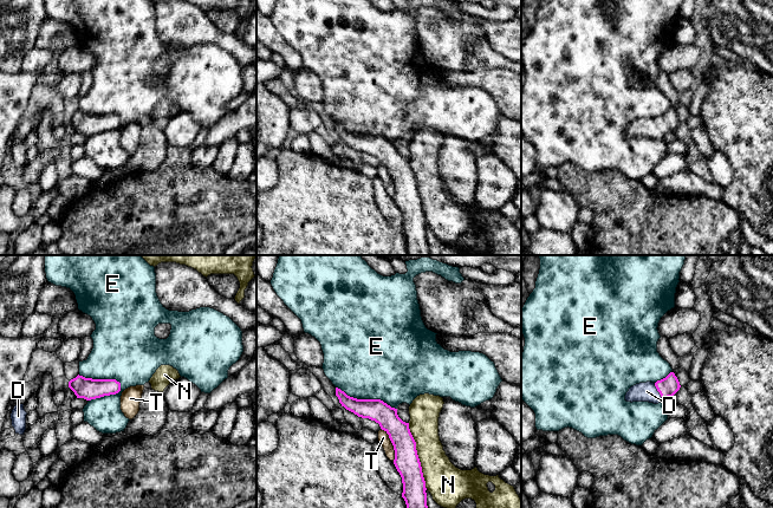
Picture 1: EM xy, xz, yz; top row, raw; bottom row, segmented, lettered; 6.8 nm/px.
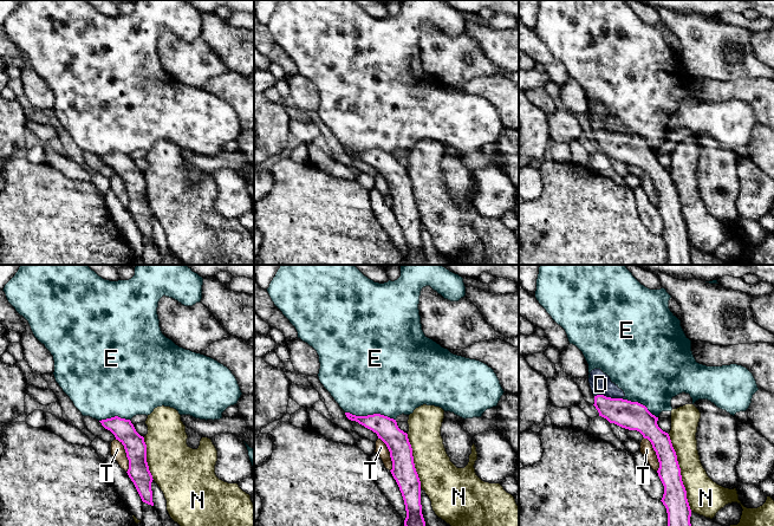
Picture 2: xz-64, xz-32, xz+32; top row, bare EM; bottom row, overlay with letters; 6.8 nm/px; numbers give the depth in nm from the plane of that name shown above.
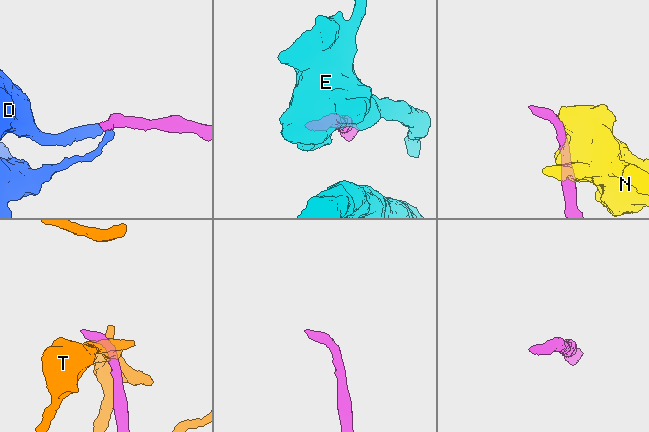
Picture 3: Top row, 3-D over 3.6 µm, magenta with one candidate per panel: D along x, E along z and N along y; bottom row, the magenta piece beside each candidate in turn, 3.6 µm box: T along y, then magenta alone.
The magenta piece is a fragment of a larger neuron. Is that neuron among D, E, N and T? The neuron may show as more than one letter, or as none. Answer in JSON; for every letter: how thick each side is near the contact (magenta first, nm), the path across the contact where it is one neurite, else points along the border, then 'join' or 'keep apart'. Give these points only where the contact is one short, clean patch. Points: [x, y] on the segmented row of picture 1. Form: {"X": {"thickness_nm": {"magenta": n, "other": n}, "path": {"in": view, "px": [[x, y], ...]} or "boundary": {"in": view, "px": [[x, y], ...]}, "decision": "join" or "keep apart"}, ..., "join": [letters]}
{"D": {"thickness_nm": {"magenta": 140, "other": 130}, "path": {"in": "yz", "px": [[668, 386], [657, 390], [647, 391]]}, "decision": "join"}, "E": {"thickness_nm": {"magenta": 150, "other": 420}, "decision": "keep apart"}, "N": {"thickness_nm": {"magenta": 170, "other": 240}, "decision": "keep apart"}, "T": {"thickness_nm": {"magenta": 170, "other": 80}, "decision": "keep apart"}, "join": ["D"]}

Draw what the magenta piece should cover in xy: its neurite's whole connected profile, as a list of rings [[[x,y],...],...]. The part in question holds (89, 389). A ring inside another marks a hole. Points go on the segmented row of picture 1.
[[[78,375],[69,382],[69,387],[77,398],[91,400],[118,393],[121,391],[121,383],[116,379],[92,379]]]

